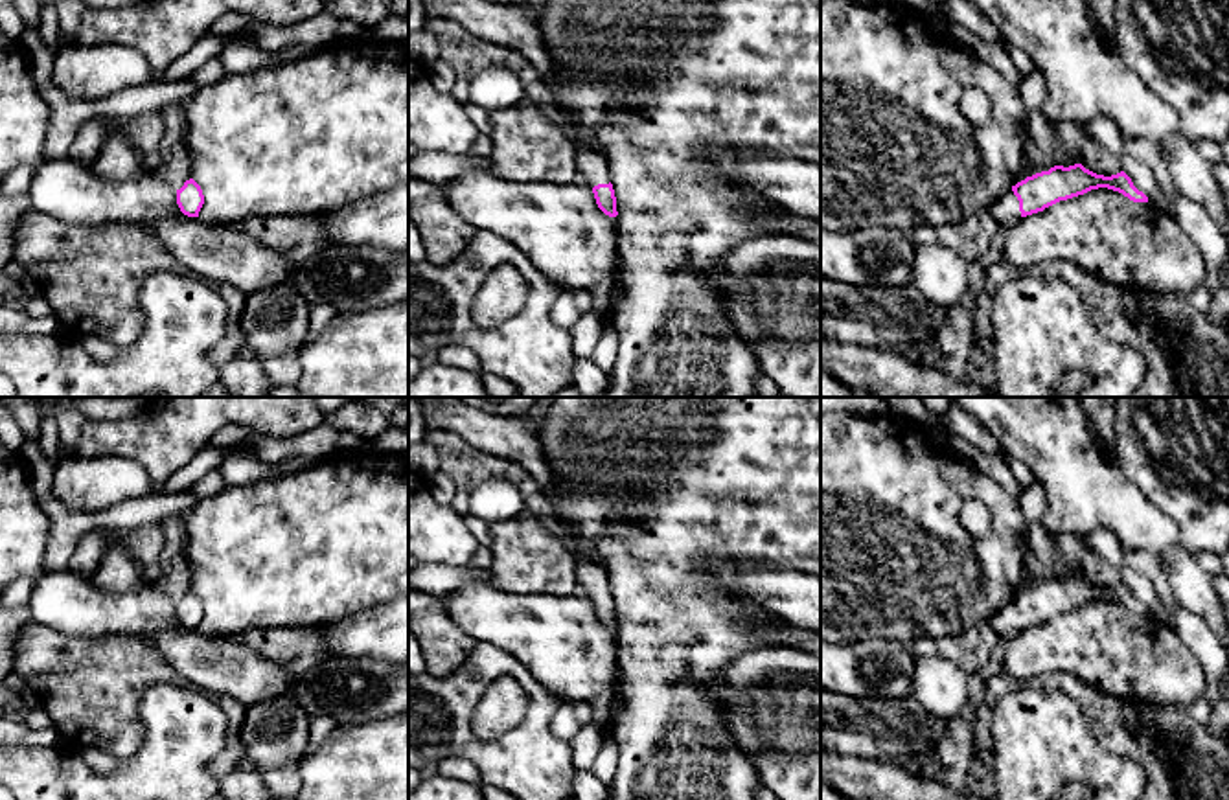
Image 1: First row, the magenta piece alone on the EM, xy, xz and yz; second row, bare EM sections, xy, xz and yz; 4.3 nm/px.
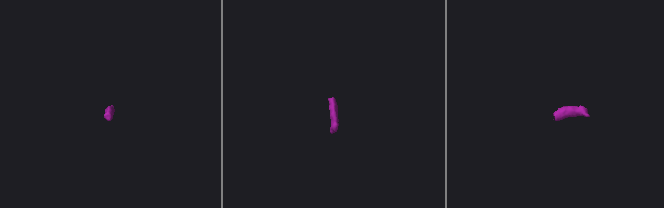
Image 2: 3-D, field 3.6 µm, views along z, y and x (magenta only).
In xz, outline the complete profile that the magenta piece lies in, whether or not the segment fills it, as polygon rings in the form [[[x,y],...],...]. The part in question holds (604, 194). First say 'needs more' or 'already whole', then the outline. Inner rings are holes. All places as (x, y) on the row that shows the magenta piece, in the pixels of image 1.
needs more | [[[578,145],[576,164],[578,164],[580,180],[583,180],[587,186],[592,188],[598,208],[605,215],[616,217],[618,211],[616,211],[614,189],[609,180],[607,162],[600,154],[600,151]]]

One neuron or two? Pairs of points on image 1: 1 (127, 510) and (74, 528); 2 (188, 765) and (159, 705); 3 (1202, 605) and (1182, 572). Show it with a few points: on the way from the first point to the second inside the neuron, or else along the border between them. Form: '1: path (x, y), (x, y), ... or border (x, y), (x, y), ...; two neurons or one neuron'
1: path (114, 517), (87, 523); one neuron
2: path (186, 751), (184, 731), (173, 720); one neuron
3: path (1200, 598), (1187, 580); one neuron

